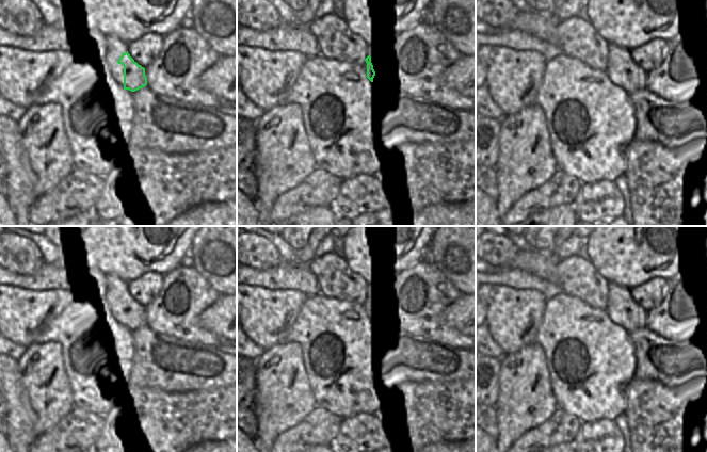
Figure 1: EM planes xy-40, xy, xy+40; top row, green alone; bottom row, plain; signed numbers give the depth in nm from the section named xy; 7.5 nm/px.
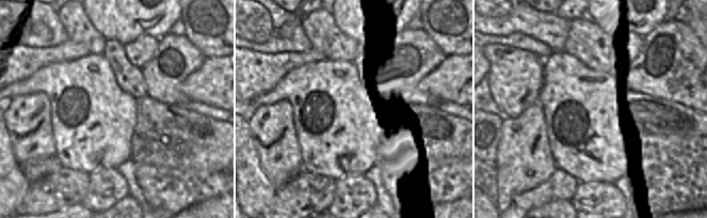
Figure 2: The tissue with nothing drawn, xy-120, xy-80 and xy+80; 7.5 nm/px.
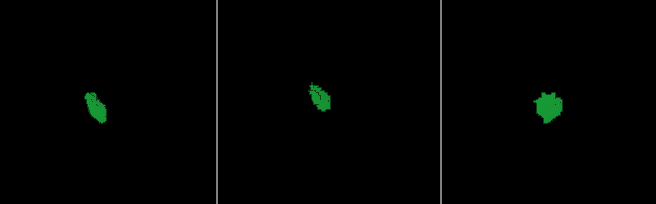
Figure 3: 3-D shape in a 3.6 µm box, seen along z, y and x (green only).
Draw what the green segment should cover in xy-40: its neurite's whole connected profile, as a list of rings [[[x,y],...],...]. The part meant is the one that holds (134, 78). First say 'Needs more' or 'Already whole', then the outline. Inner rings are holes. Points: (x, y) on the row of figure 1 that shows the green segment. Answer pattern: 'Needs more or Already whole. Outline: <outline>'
Already whole. Outline: [[[128,51],[122,54],[117,63],[124,66],[124,90],[135,92],[147,85],[145,68],[139,65]]]

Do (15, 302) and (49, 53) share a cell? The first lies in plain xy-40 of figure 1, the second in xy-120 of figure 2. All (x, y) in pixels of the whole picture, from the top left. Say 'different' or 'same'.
same

